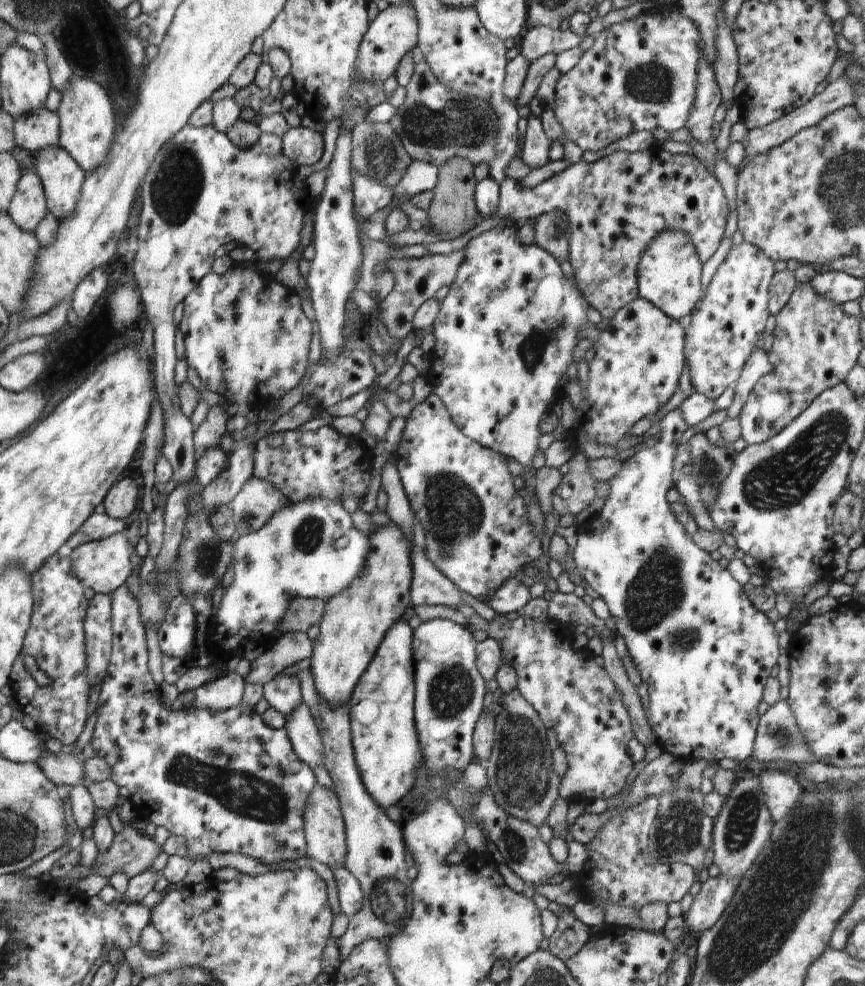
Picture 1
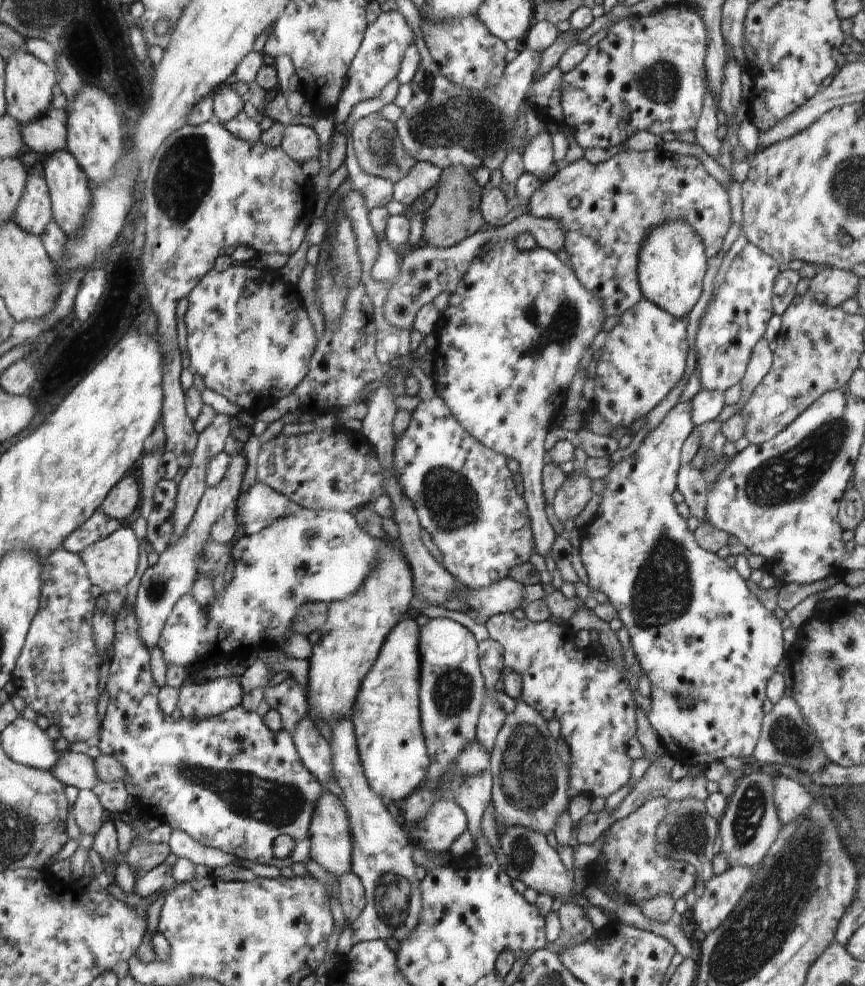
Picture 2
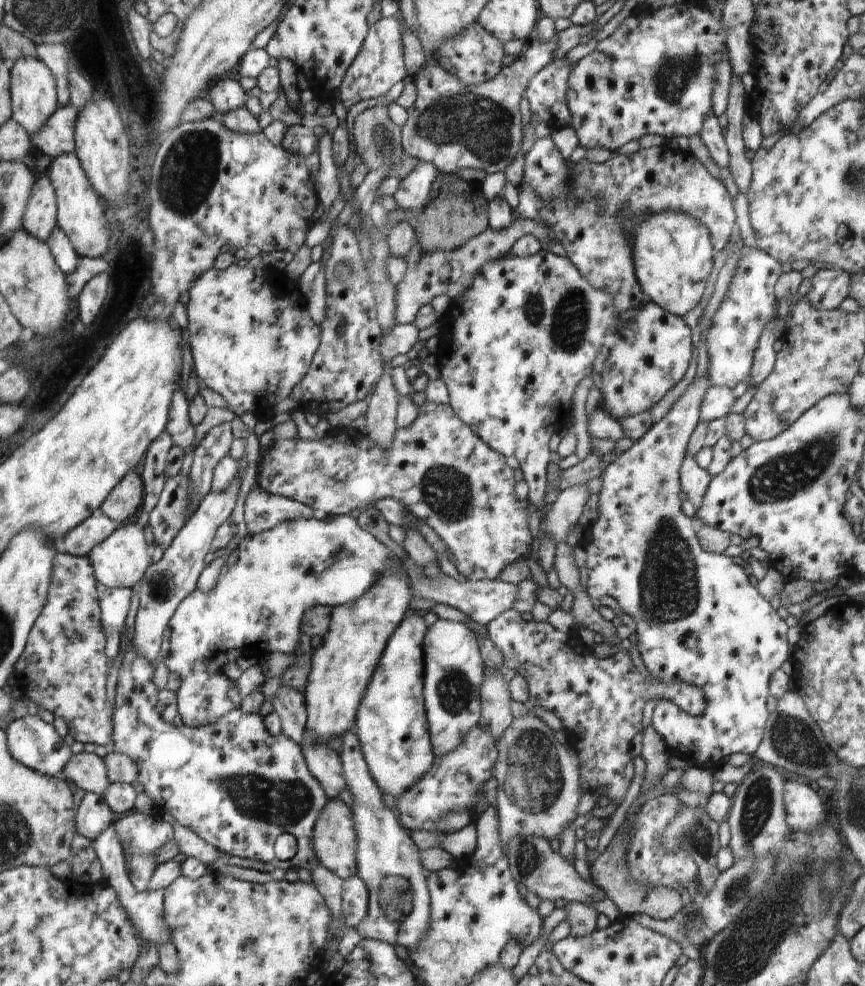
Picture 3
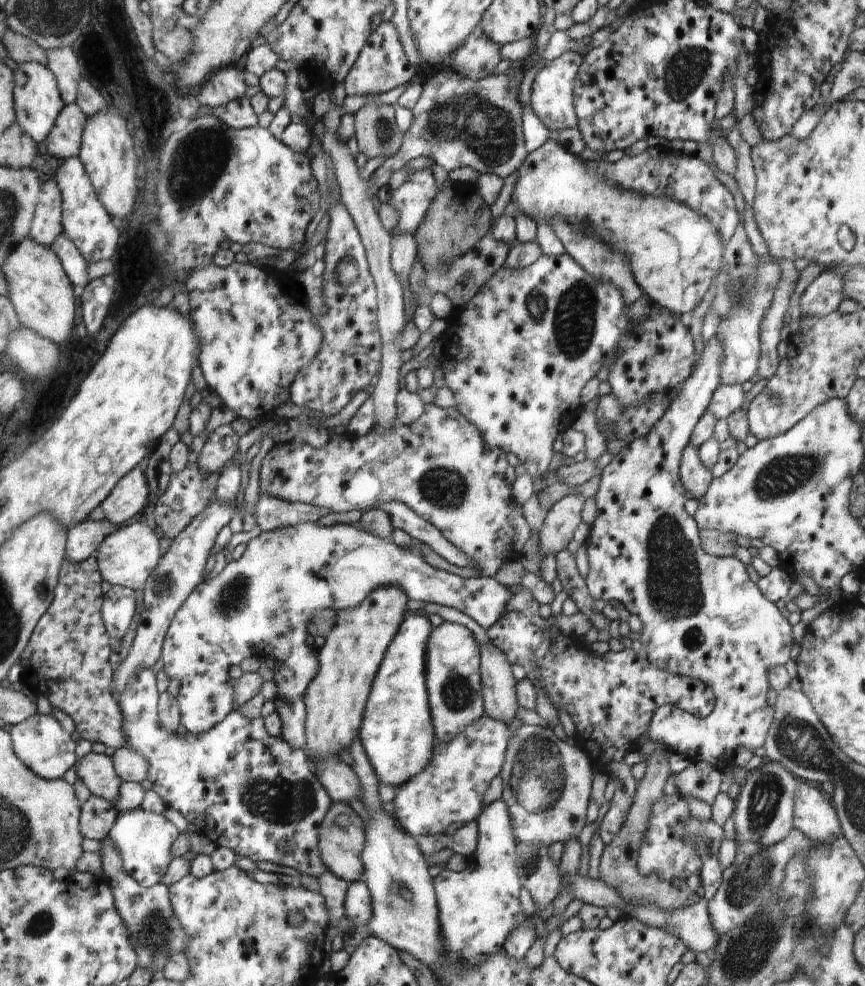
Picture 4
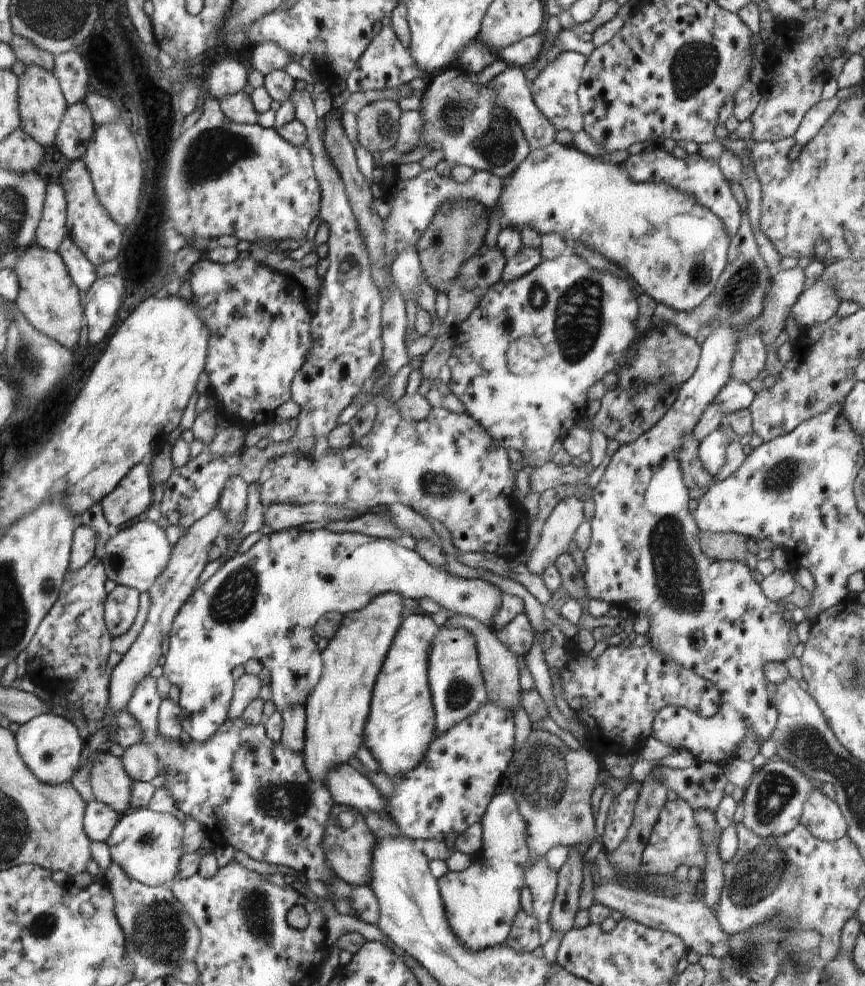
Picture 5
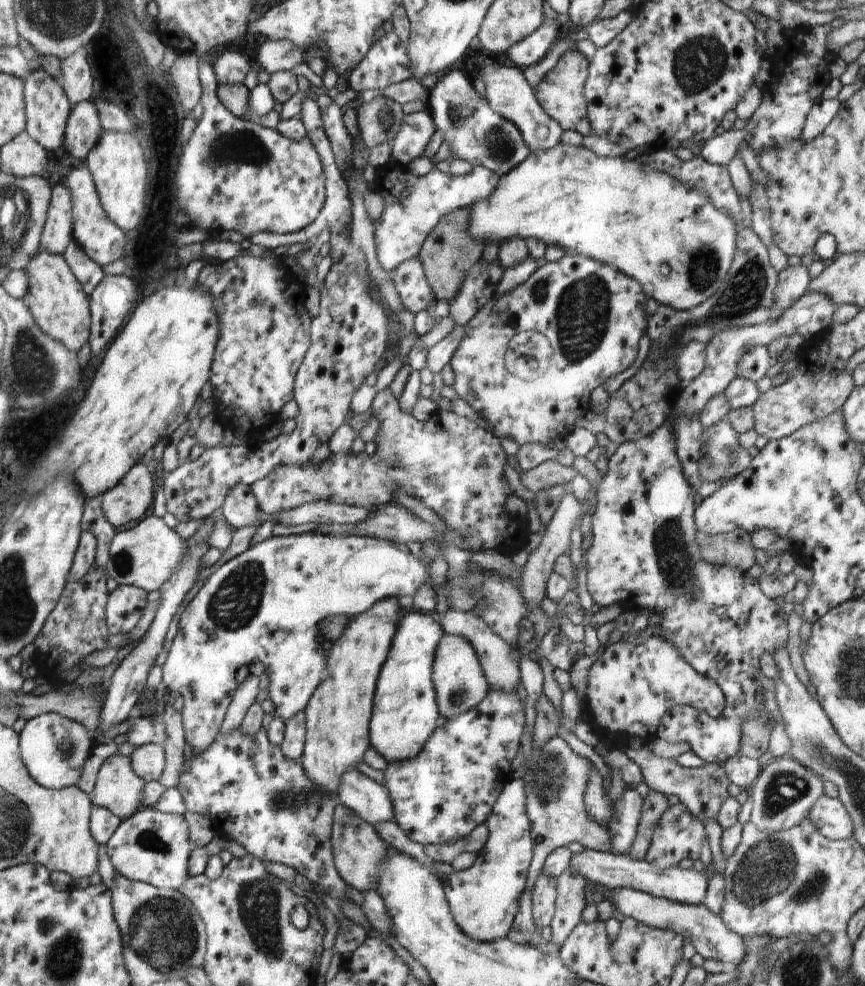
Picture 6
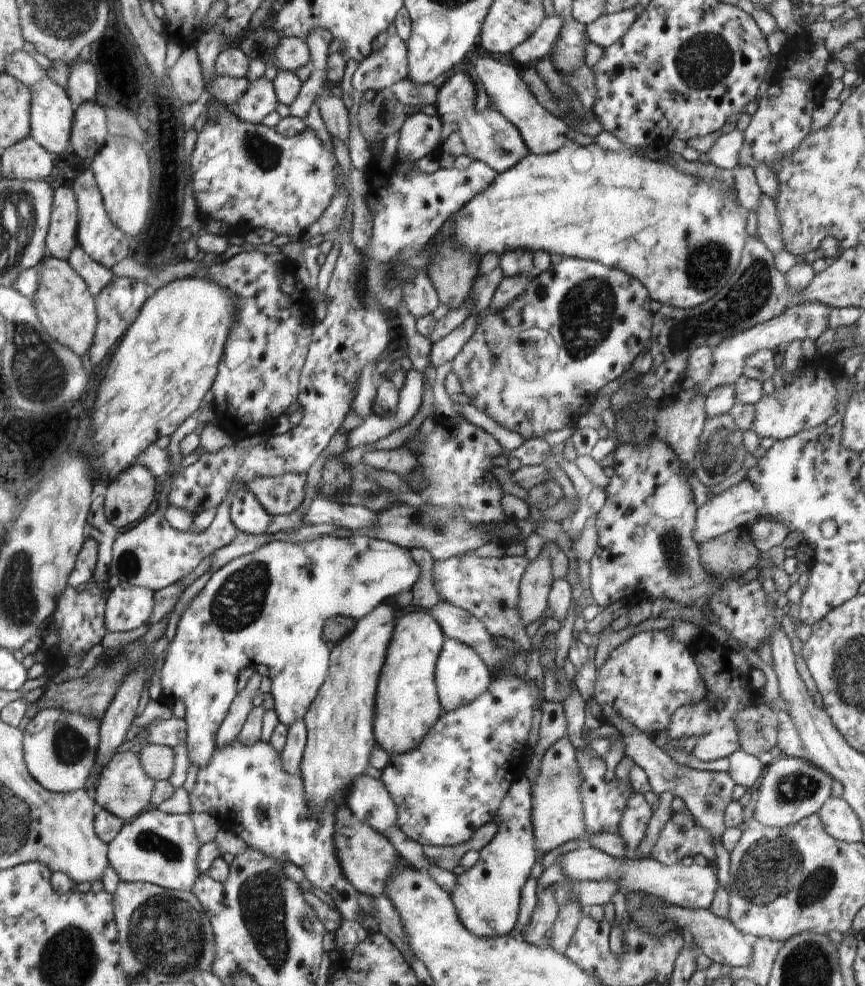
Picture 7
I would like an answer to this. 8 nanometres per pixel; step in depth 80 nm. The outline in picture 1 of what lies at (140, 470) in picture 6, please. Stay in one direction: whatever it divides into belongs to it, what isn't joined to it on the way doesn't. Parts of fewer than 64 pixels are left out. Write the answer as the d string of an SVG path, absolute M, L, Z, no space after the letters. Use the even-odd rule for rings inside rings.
M124 478L116 483L104 500L106 515L114 519L125 519L134 512L138 500L138 488L132 478Z

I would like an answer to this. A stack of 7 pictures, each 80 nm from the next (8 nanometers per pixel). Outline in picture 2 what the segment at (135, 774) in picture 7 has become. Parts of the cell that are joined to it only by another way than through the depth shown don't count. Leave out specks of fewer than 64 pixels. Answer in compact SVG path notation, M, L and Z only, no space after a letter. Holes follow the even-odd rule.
M65 751L56 768L52 768L50 773L59 778L63 784L73 791L92 790L100 784L99 770L96 769L94 758L88 754L76 754L75 752Z

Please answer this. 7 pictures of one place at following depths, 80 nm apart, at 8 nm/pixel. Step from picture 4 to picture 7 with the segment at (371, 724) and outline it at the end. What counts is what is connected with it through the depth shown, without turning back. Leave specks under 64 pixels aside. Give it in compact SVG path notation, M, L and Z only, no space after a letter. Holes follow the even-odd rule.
M422 609L396 618L378 679L373 722L376 742L389 755L404 754L418 748L423 736L444 712L435 683L435 666L445 640L437 620Z

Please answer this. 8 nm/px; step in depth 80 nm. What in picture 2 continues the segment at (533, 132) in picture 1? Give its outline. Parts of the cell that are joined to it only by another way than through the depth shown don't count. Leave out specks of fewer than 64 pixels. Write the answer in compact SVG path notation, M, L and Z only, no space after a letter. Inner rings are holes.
M547 131L538 132L528 146L525 146L523 166L526 173L536 176L536 180L540 182L548 182L552 178L556 160L551 135Z

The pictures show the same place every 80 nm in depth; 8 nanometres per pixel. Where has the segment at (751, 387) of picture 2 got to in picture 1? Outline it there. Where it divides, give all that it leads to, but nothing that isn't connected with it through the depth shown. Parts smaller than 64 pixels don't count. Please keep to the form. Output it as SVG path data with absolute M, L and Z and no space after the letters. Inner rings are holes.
M757 345L754 346L752 354L748 357L744 368L742 368L742 374L740 378L736 380L736 390L734 391L734 402L730 405L730 408L726 409L727 418L736 418L739 416L740 411L746 400L748 400L748 395L754 385L762 376L770 373L772 370L772 365L768 360L768 354L762 348L758 348Z

